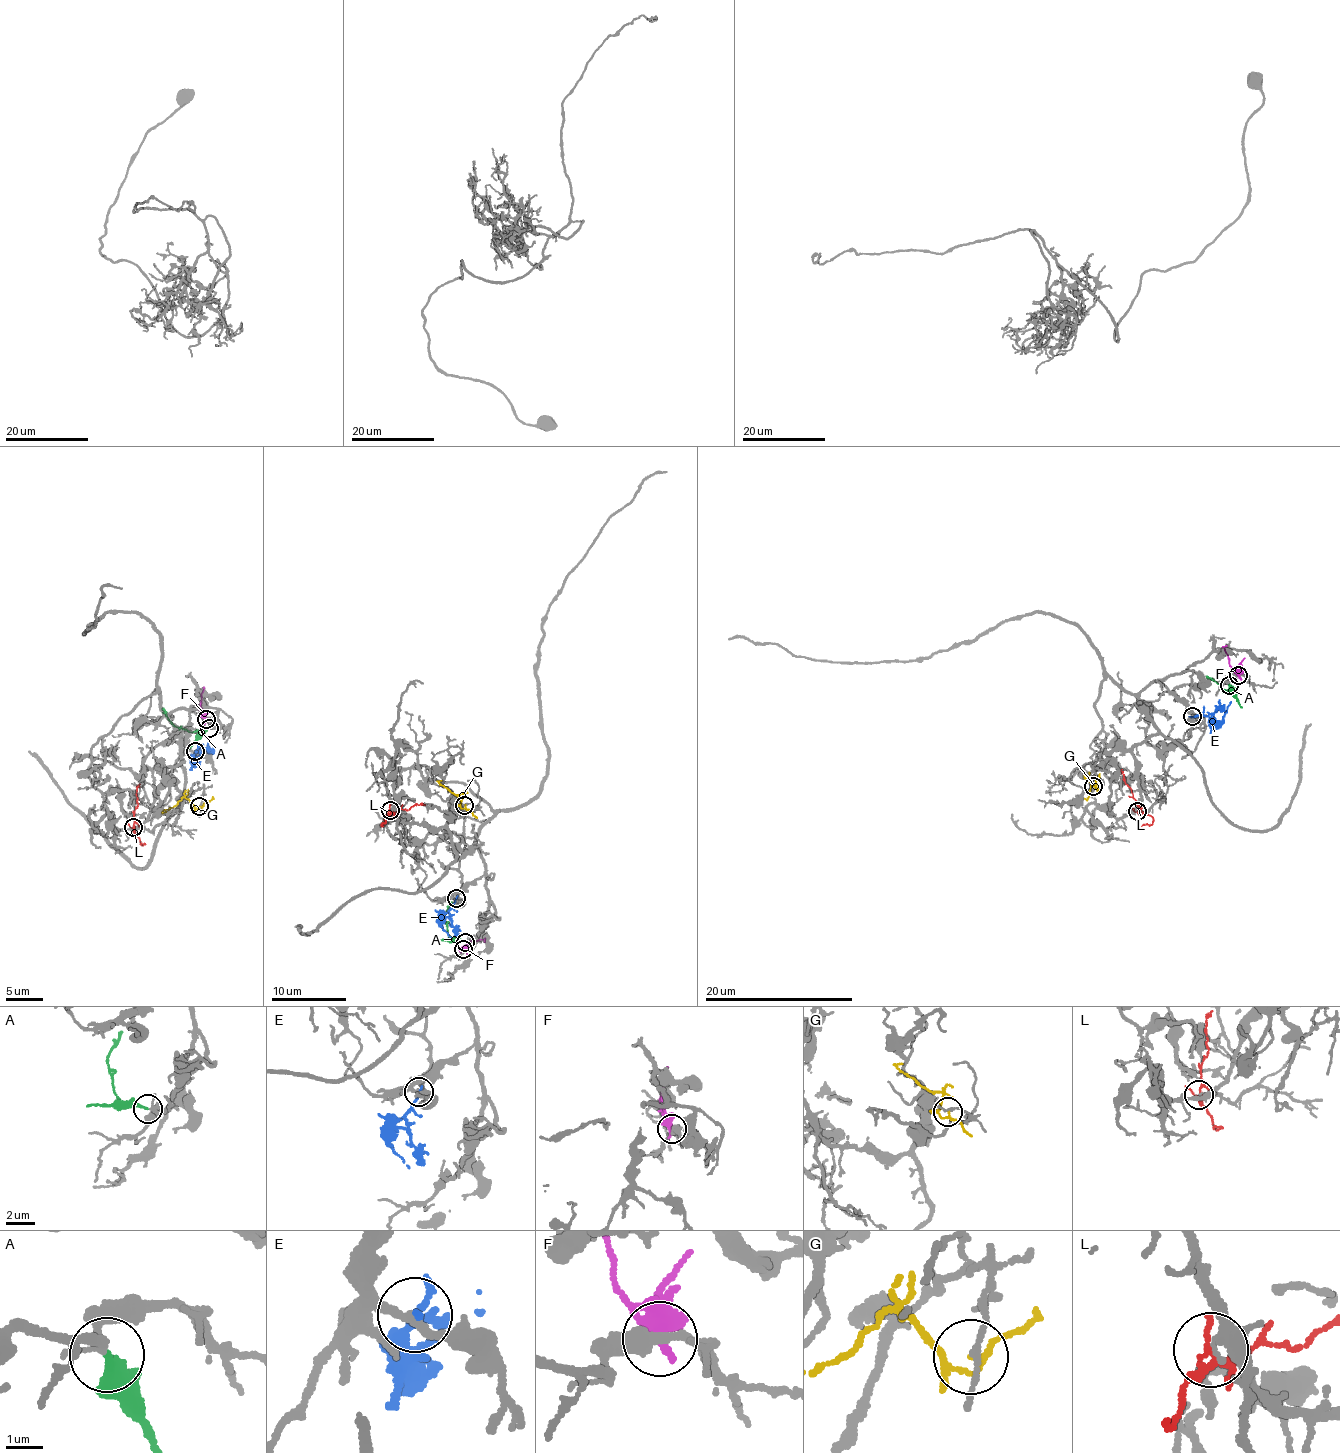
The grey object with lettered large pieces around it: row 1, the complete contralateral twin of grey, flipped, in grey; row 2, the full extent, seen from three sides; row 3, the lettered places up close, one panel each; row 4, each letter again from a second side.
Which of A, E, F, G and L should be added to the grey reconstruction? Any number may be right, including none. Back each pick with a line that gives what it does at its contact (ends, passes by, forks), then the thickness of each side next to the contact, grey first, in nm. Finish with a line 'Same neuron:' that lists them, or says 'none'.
A: it ends | 240/260 nm
Same neuron: A

